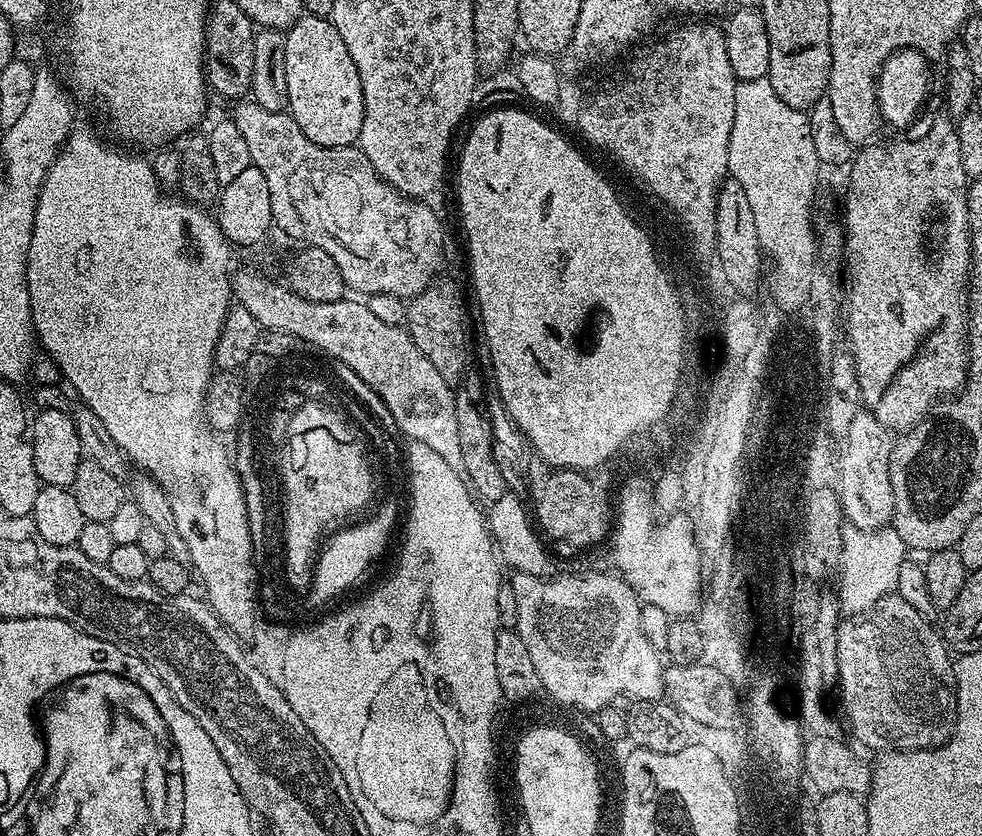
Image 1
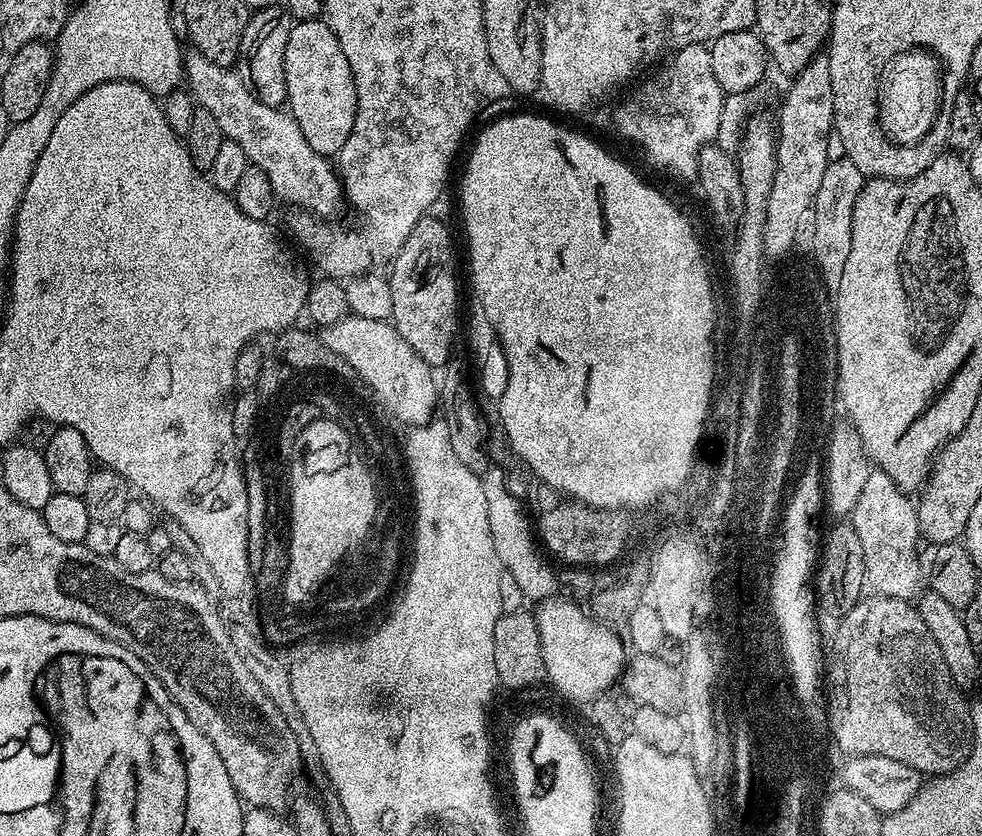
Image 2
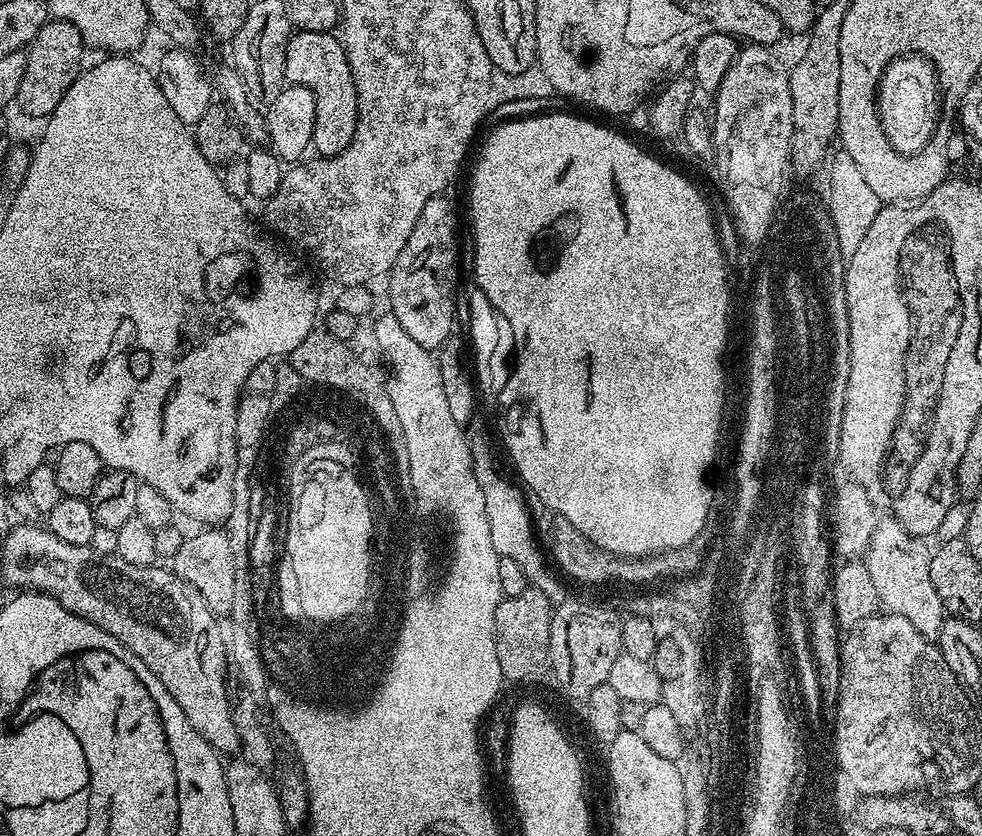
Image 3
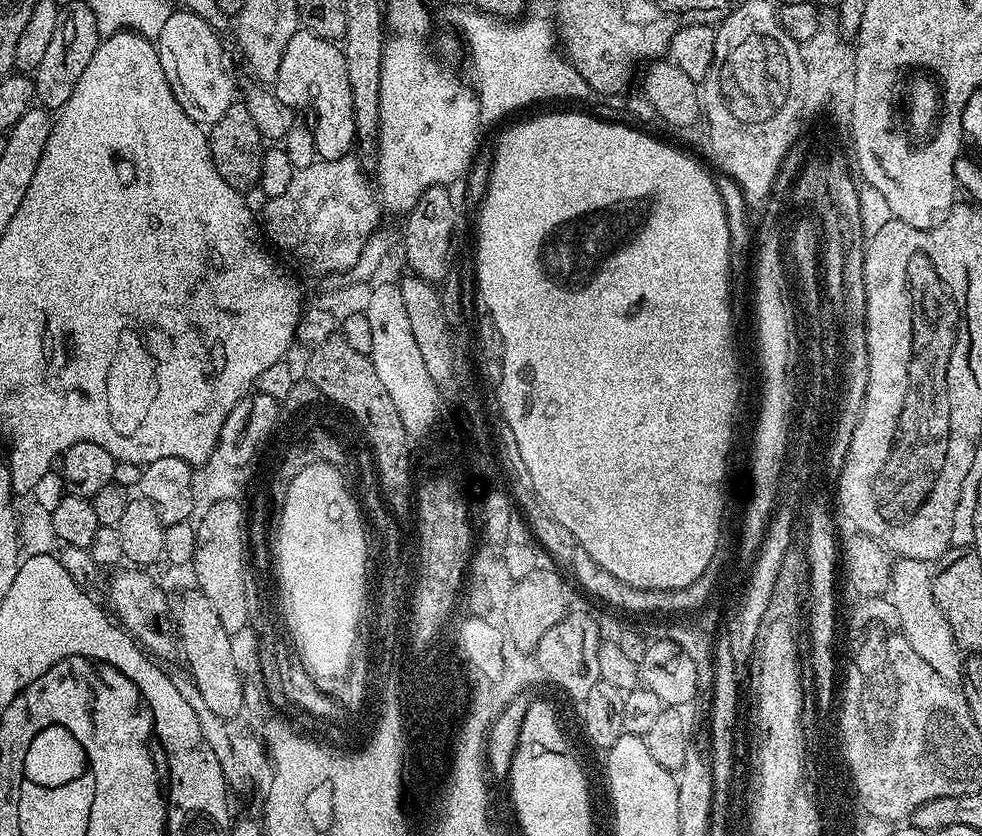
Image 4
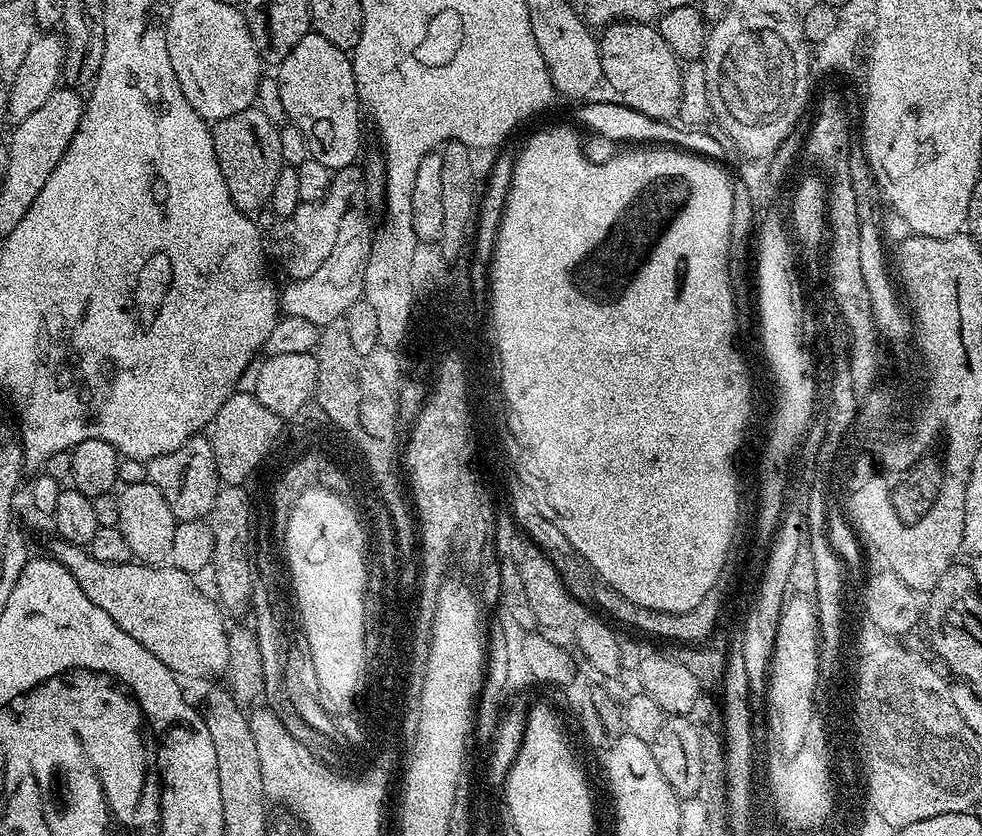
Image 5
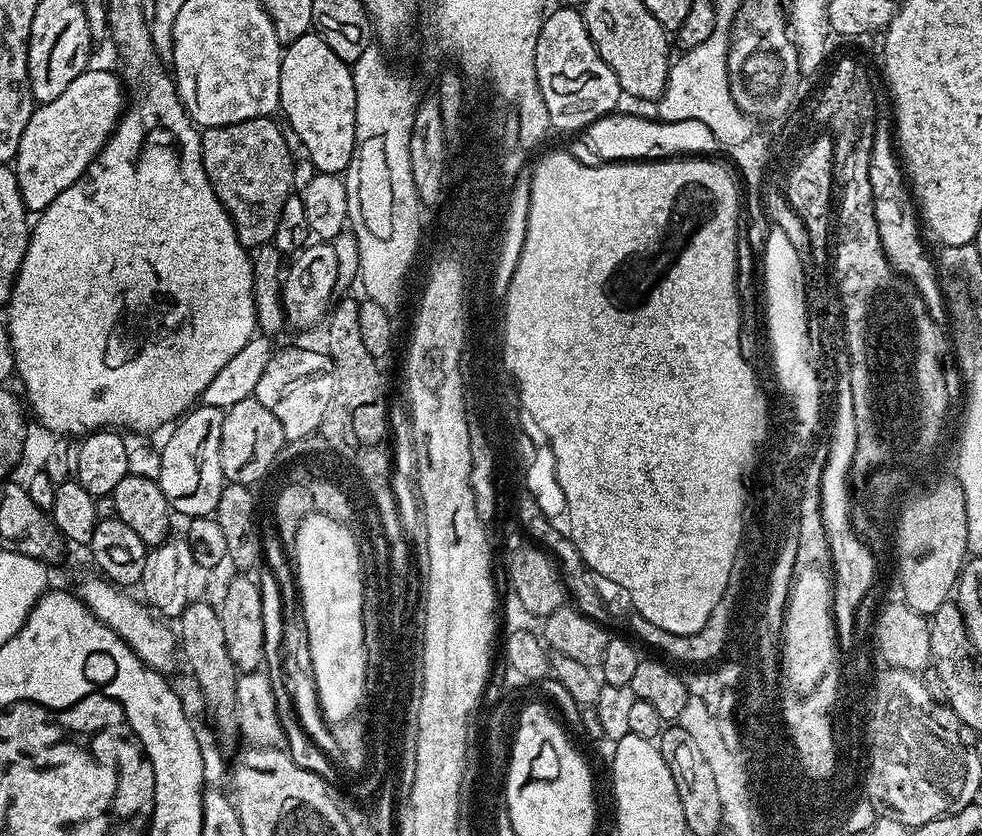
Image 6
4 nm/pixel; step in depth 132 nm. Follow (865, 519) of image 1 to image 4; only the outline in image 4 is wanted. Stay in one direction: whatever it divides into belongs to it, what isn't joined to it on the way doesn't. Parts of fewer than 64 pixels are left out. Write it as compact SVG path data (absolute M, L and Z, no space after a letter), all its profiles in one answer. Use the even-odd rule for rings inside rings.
M897 559L892 566L890 599L898 610L901 623L899 635L904 636L910 647L937 674L942 674L946 682L956 684L964 675L965 657L960 643L954 638L954 630L950 630L950 622L946 622L946 614L942 614L942 610L938 610L938 602L934 602L932 573L933 569L923 560Z

